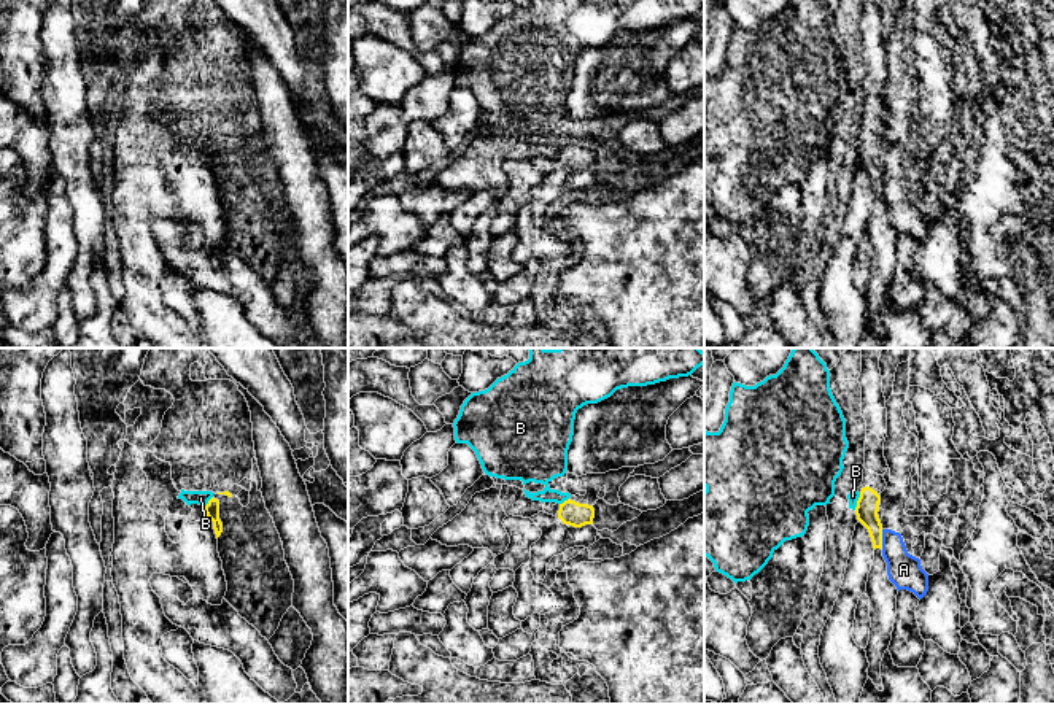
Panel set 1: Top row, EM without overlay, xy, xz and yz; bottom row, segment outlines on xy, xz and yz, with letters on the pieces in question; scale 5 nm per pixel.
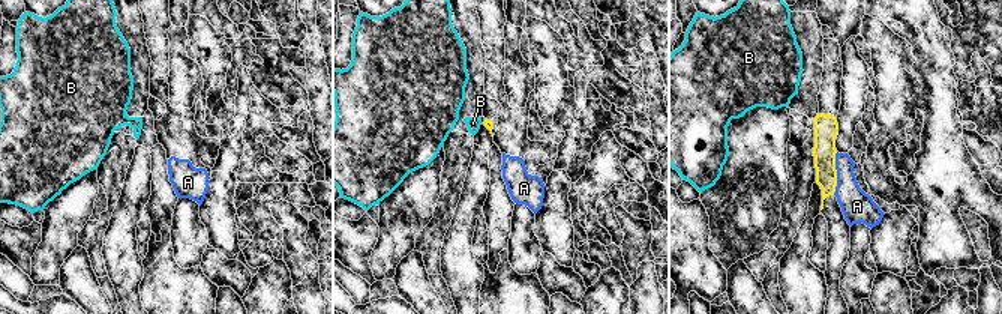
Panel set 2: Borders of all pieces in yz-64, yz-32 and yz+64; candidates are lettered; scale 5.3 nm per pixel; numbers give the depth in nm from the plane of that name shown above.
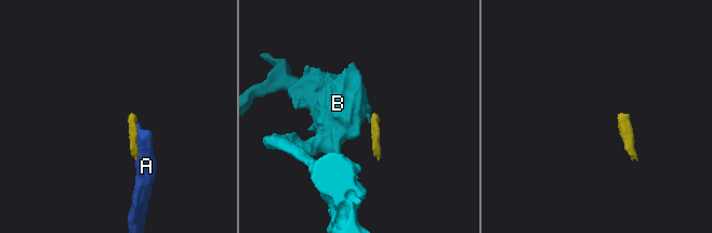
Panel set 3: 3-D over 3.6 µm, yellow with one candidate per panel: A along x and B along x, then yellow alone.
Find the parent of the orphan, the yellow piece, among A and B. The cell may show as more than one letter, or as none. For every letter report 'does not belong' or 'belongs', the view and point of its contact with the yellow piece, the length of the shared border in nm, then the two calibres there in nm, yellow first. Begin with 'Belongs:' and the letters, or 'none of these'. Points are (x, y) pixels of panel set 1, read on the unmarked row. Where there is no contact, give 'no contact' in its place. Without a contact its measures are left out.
Belongs: none of these
A: does not belong; contact yz (881, 183); length 100 nm; calibres 120 and 170 nm
B: does not belong; contact yz (857, 145); length 90 nm; calibres 120 and 60 nm

